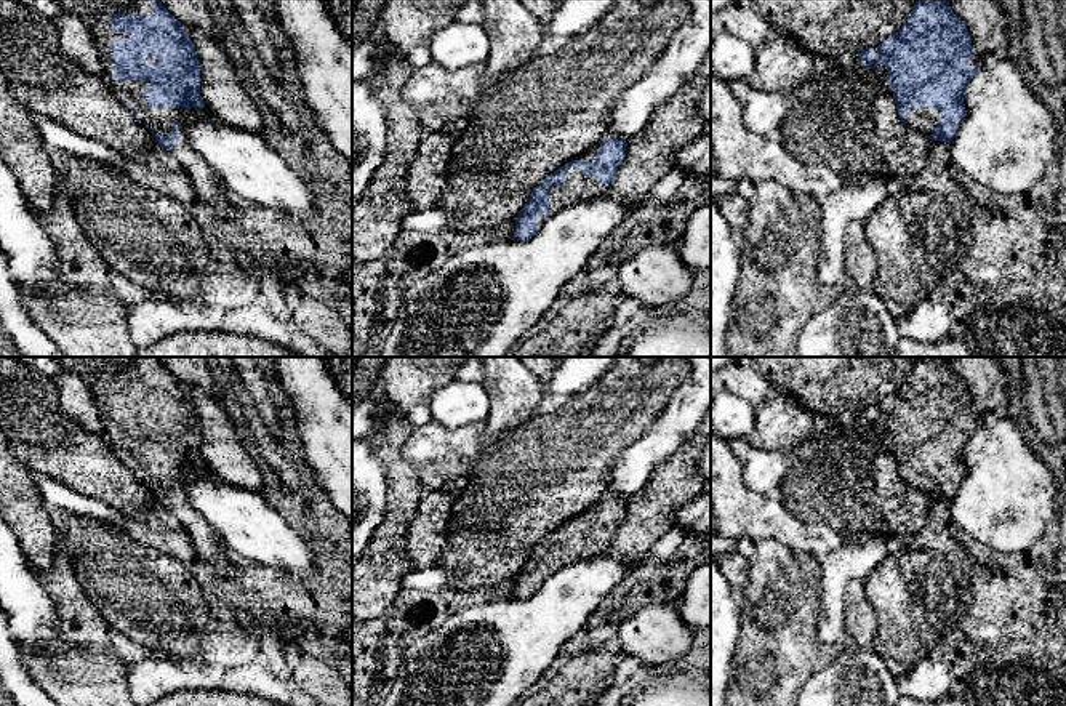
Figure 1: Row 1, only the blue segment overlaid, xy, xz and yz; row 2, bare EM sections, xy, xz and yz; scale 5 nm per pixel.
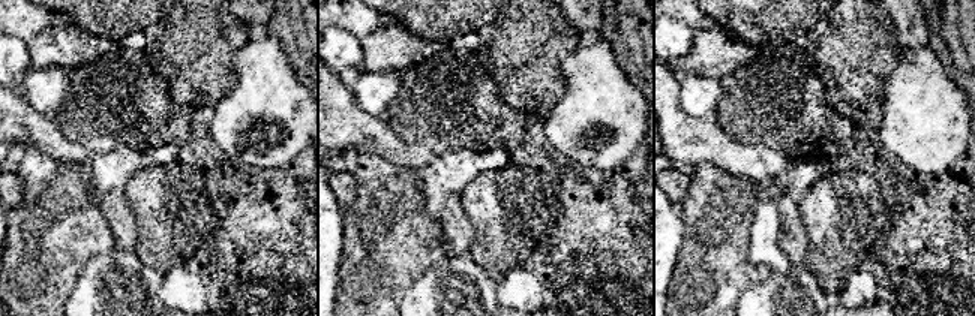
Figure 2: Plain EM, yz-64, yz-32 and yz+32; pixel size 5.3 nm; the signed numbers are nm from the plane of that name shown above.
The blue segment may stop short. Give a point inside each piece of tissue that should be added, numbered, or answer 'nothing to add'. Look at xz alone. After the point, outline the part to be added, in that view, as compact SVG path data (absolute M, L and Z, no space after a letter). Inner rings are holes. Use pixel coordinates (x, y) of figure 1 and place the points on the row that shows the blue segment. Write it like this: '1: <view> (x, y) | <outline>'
1: xz (578, 188) | M571 166L565 170L565 187L560 189L555 183L551 184L547 200L551 213L547 216L536 216L536 231L554 215L570 205L578 205L586 200L603 197L610 189L599 186L597 176L586 176L579 168Z

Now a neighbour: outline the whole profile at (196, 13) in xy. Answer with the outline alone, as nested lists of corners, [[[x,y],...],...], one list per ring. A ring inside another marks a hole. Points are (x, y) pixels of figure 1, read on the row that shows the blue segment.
[[[160,0],[160,3],[181,22],[198,30],[203,30],[210,37],[219,34],[219,27],[214,22],[213,11],[206,0]]]

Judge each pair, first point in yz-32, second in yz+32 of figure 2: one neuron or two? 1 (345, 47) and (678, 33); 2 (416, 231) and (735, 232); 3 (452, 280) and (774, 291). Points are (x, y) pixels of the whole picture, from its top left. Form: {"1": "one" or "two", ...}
{"1": "one", "2": "one", "3": "one"}

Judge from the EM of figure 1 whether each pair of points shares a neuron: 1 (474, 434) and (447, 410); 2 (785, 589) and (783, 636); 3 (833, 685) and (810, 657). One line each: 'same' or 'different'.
1: different
2: same
3: different

